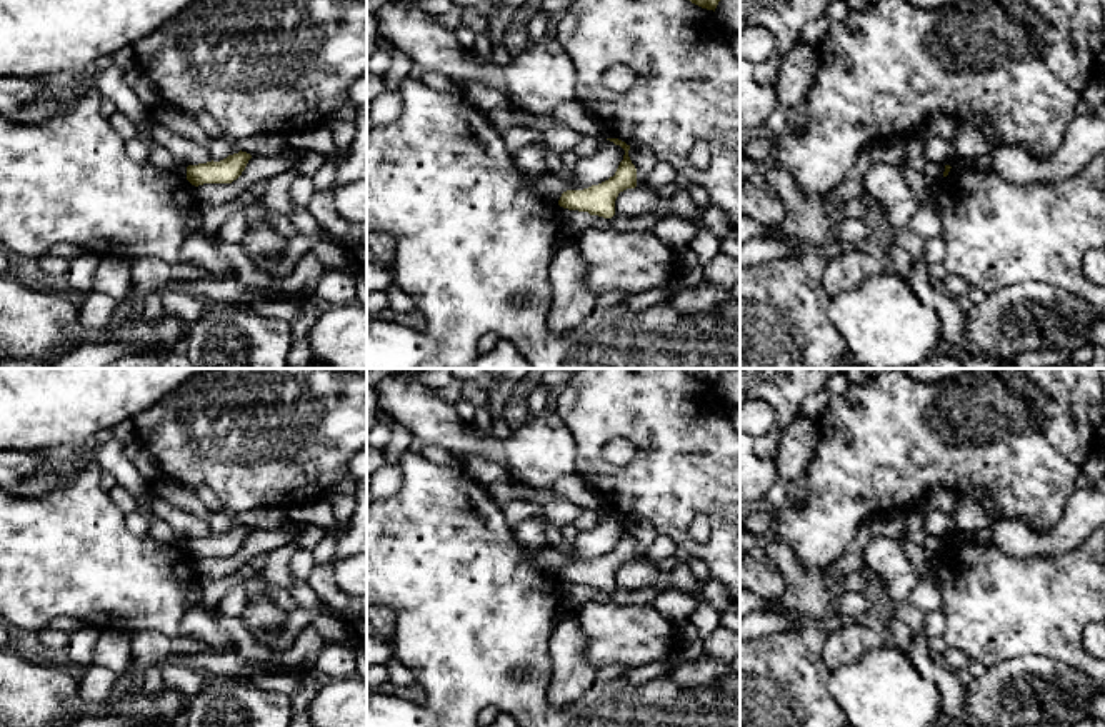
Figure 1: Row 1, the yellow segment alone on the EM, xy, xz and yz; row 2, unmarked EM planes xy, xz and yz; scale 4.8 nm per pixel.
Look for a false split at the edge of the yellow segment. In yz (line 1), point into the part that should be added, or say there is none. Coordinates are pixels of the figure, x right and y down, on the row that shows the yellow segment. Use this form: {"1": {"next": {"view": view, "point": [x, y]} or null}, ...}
{"1": {"next": null}}

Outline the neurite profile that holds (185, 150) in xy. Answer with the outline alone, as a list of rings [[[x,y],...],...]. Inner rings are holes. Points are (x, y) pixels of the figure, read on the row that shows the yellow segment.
[[[153,107],[147,108],[152,137],[178,162],[185,163],[187,167],[212,162],[207,148],[163,127],[153,118]]]

